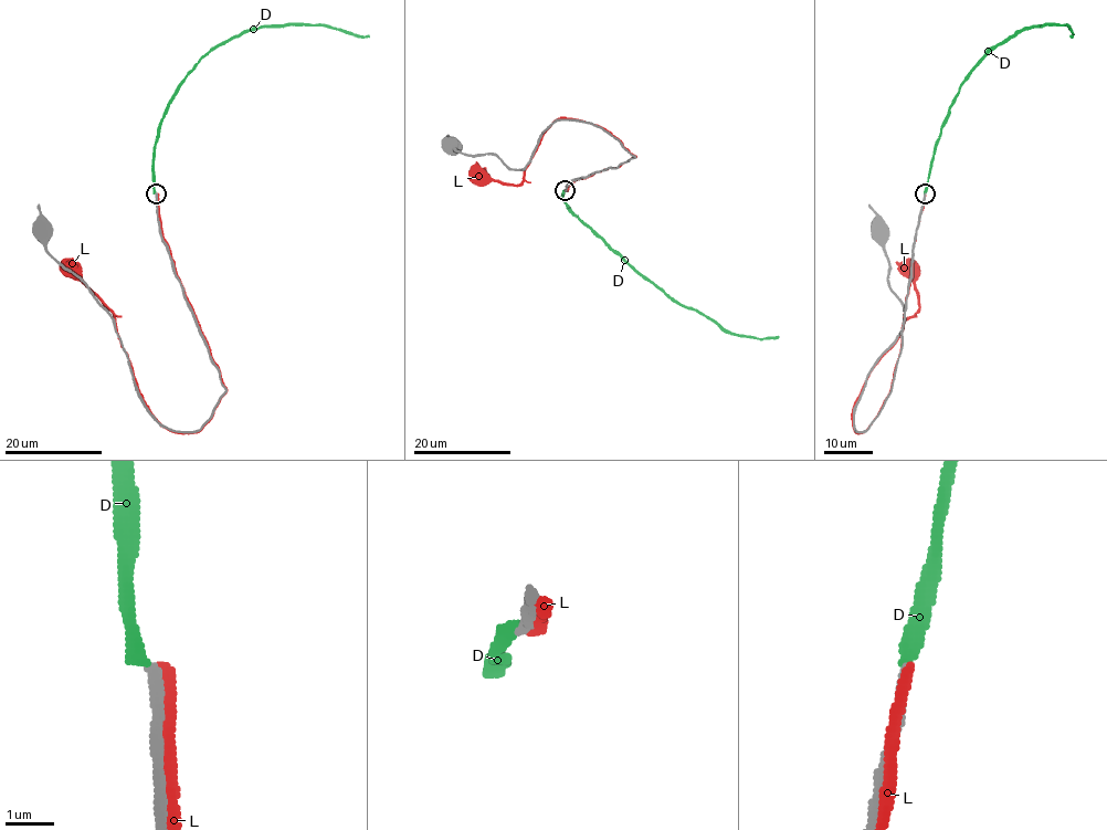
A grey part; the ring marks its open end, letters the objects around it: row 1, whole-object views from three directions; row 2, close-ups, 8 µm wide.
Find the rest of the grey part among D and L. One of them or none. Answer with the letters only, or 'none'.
none

